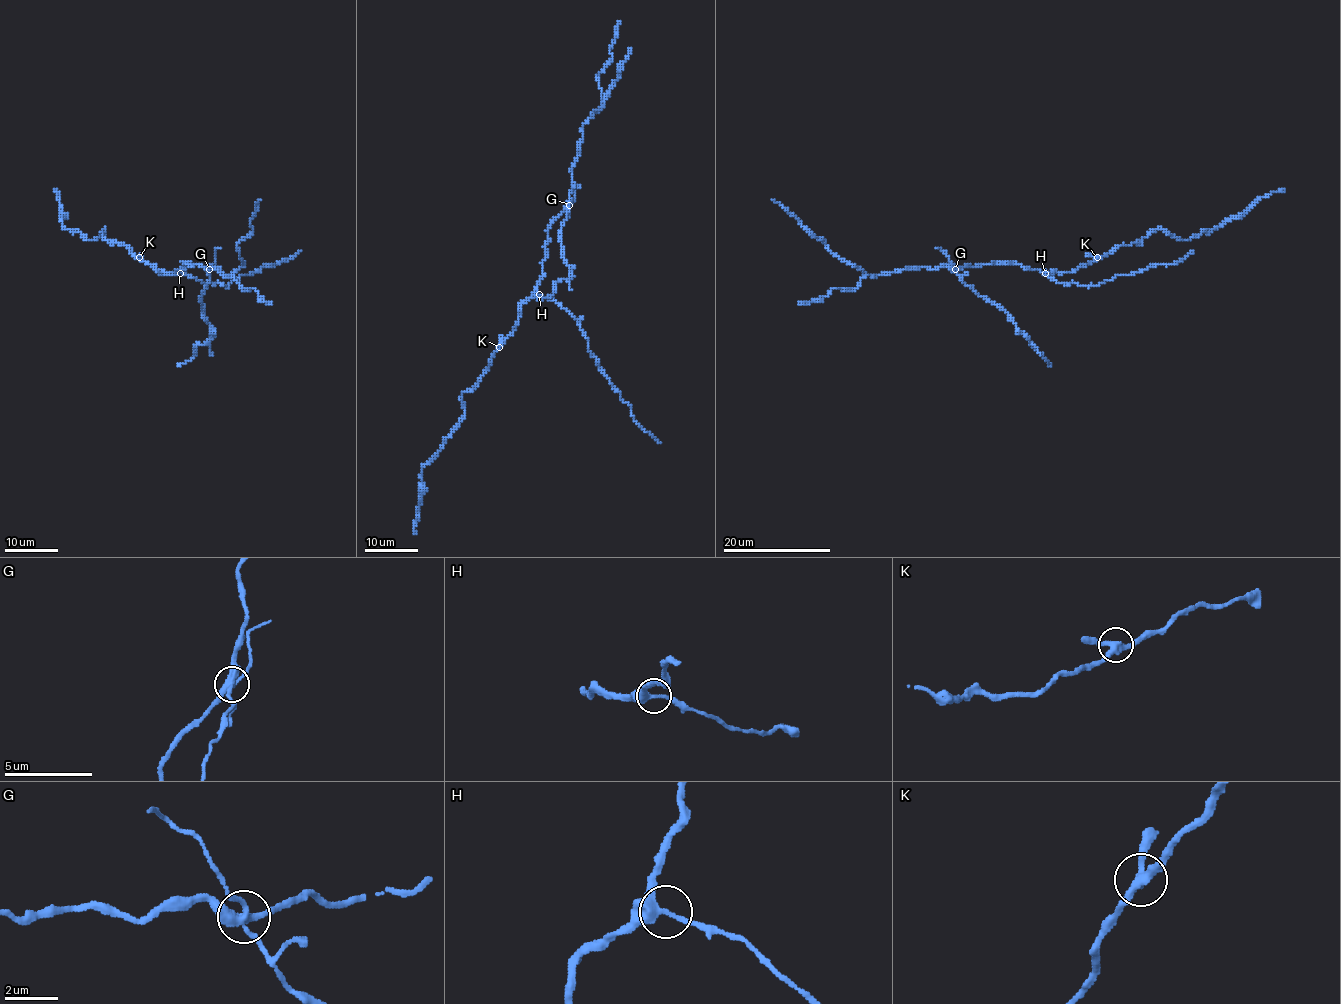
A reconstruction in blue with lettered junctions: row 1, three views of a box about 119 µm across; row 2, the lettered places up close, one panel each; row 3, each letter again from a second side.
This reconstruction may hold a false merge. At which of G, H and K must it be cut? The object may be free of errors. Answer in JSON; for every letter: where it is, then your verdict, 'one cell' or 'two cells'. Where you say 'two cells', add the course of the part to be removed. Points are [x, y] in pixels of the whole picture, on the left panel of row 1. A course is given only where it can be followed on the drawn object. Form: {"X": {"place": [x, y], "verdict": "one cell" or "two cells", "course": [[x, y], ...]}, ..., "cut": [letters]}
{"G": {"place": [209, 269], "verdict": "two cells", "course": [[209, 269], [201, 302], [204, 320], [212, 336], [206, 343], [196, 345], [196, 355], [189, 361], [178, 365]]}, "H": {"place": [180, 273], "verdict": "one cell"}, "K": {"place": [139, 257], "verdict": "one cell"}, "cut": ["G"]}

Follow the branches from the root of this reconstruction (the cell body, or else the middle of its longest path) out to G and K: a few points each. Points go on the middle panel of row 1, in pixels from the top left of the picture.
G: (536, 284), (546, 257), (548, 227), (569, 204)
K: (536, 284), (535, 293), (520, 306), (519, 324), (499, 347)

